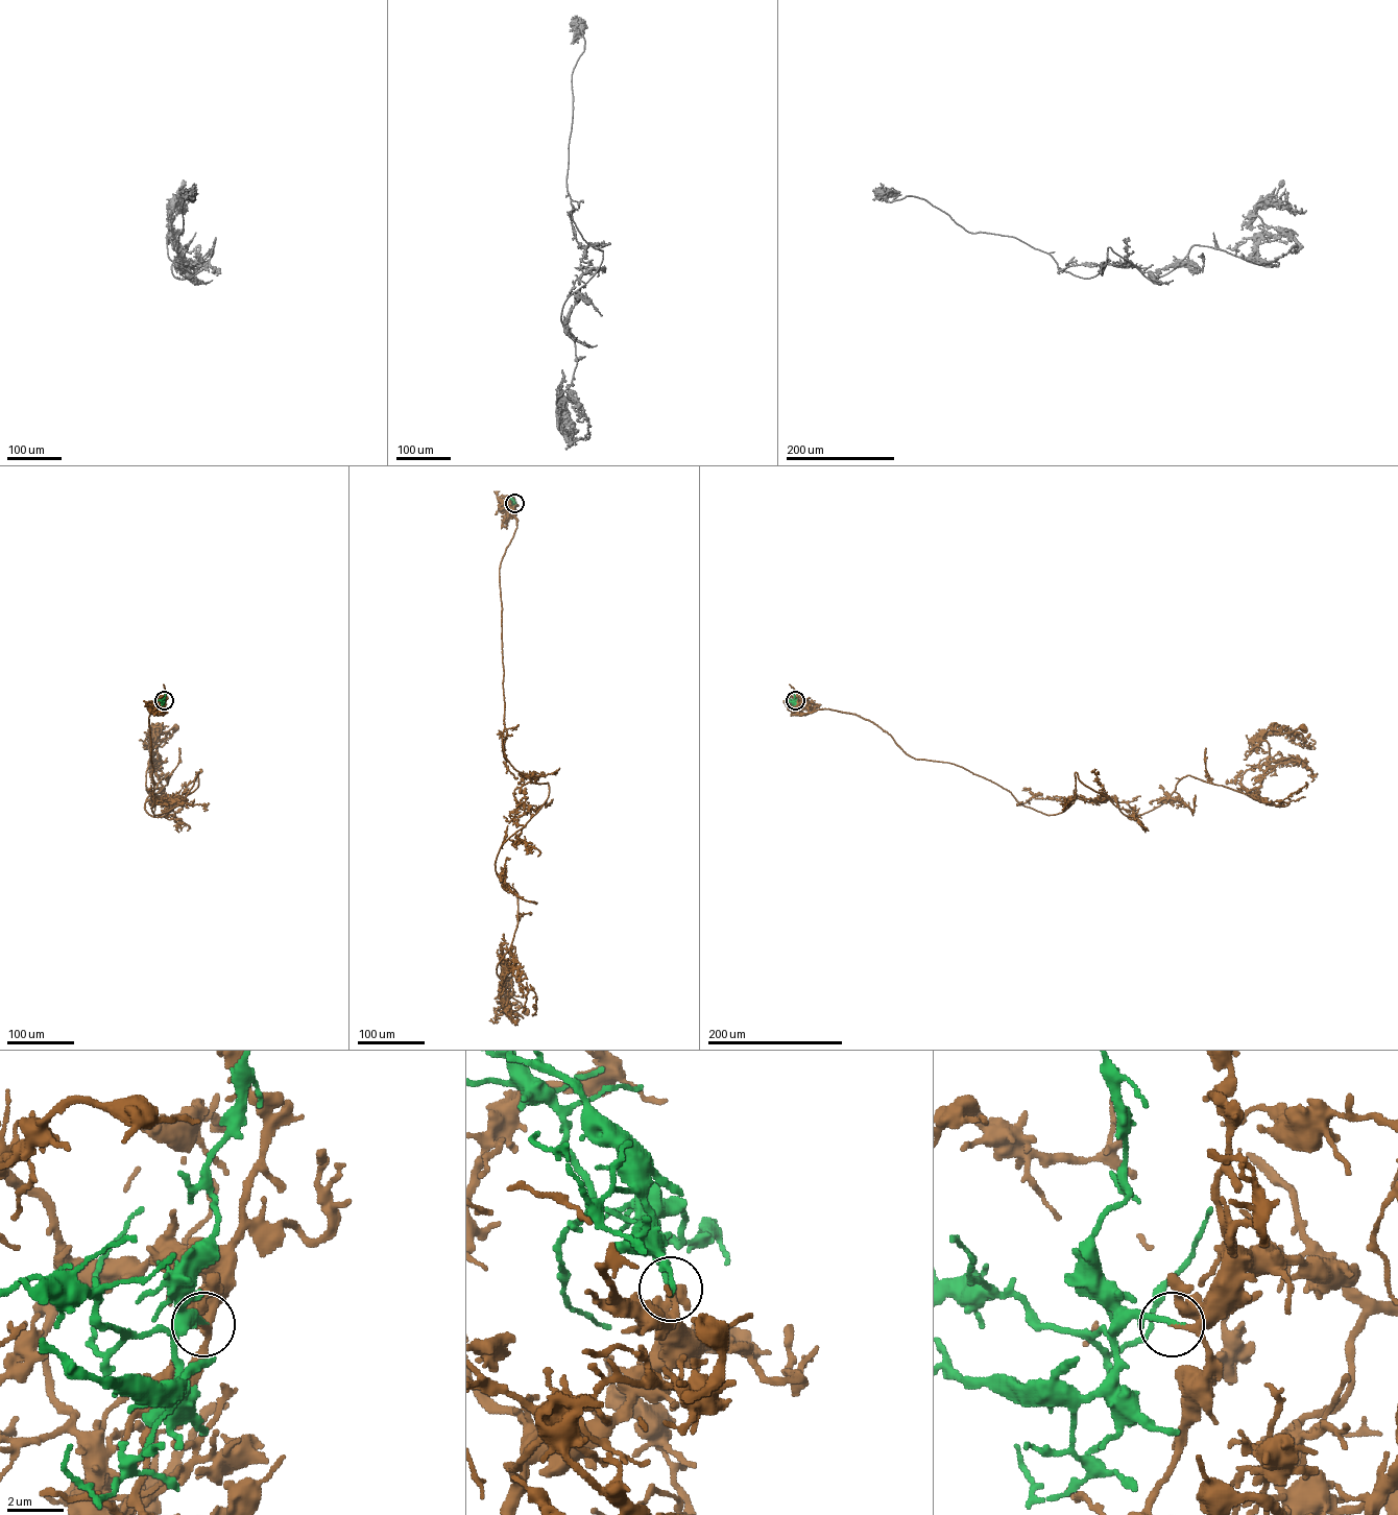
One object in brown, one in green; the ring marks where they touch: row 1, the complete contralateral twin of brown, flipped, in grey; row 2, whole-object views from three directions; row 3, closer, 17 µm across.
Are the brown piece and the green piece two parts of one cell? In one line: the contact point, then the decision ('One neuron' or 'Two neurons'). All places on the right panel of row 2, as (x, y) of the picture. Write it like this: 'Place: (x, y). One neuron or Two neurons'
Place: (795, 700). One neuron

